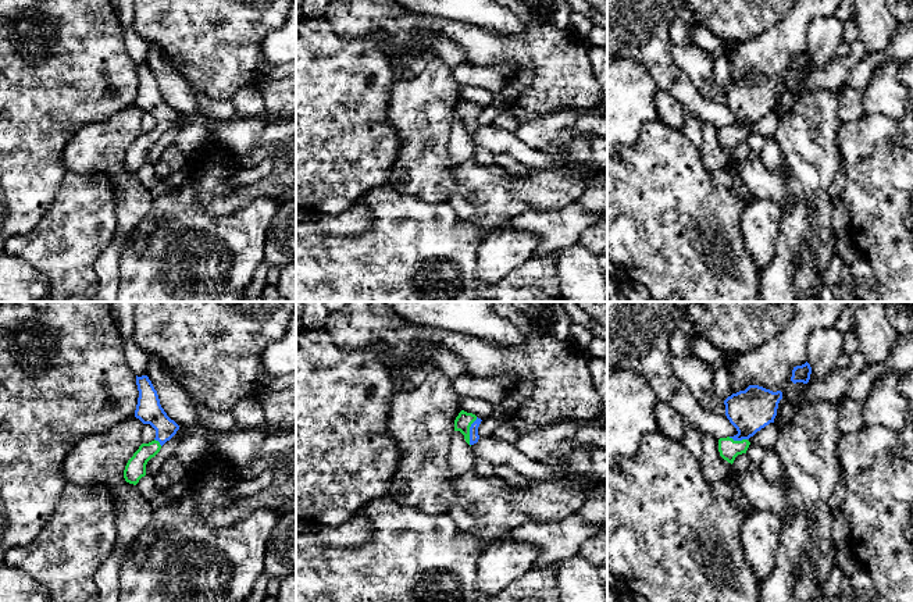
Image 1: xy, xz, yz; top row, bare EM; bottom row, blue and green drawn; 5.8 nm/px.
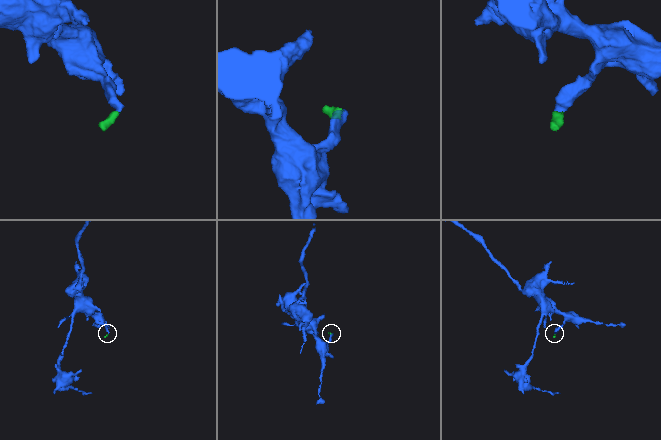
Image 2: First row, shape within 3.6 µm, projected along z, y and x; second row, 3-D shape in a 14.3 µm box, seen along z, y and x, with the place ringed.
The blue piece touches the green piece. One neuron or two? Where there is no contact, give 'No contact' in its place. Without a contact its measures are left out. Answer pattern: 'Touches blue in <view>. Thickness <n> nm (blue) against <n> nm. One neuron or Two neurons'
Touches blue in xz. Thickness 60 nm (blue) against 100 nm. One neuron

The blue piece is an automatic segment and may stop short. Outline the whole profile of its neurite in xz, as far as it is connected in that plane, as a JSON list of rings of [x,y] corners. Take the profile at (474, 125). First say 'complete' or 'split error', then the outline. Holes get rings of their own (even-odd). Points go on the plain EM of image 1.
split error | [[[461,99],[454,108],[454,120],[460,120],[466,131],[471,135],[479,128],[478,115],[481,110],[475,103]]]

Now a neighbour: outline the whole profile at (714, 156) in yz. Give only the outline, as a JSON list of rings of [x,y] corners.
[[[710,122],[703,124],[702,145],[699,146],[706,170],[712,174],[725,168],[732,161],[731,152],[724,149],[718,140],[718,128]]]

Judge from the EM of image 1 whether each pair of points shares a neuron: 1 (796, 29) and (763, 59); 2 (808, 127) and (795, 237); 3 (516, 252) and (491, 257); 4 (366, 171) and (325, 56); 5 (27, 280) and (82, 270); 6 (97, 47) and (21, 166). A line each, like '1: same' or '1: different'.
1: same
2: same
3: same
4: same
5: different
6: same

